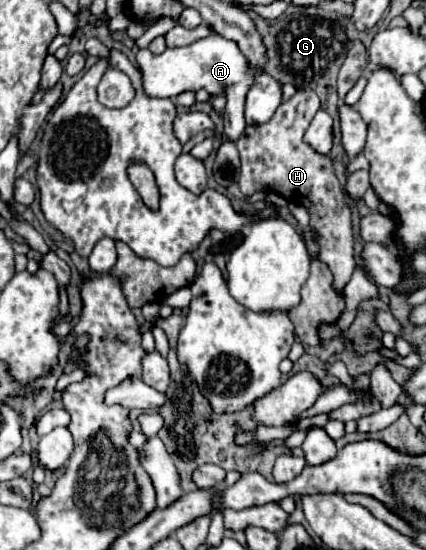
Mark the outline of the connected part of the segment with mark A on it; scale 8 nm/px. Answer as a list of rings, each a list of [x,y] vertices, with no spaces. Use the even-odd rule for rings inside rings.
[[[209,35],[199,39],[187,47],[165,49],[161,55],[153,55],[148,48],[139,49],[136,54],[139,71],[143,75],[143,87],[149,97],[177,97],[183,91],[199,91],[207,89],[211,97],[225,95],[227,97],[227,113],[225,113],[225,135],[231,141],[237,141],[245,129],[243,105],[245,95],[253,83],[253,71],[233,41],[223,39],[221,35]]]

